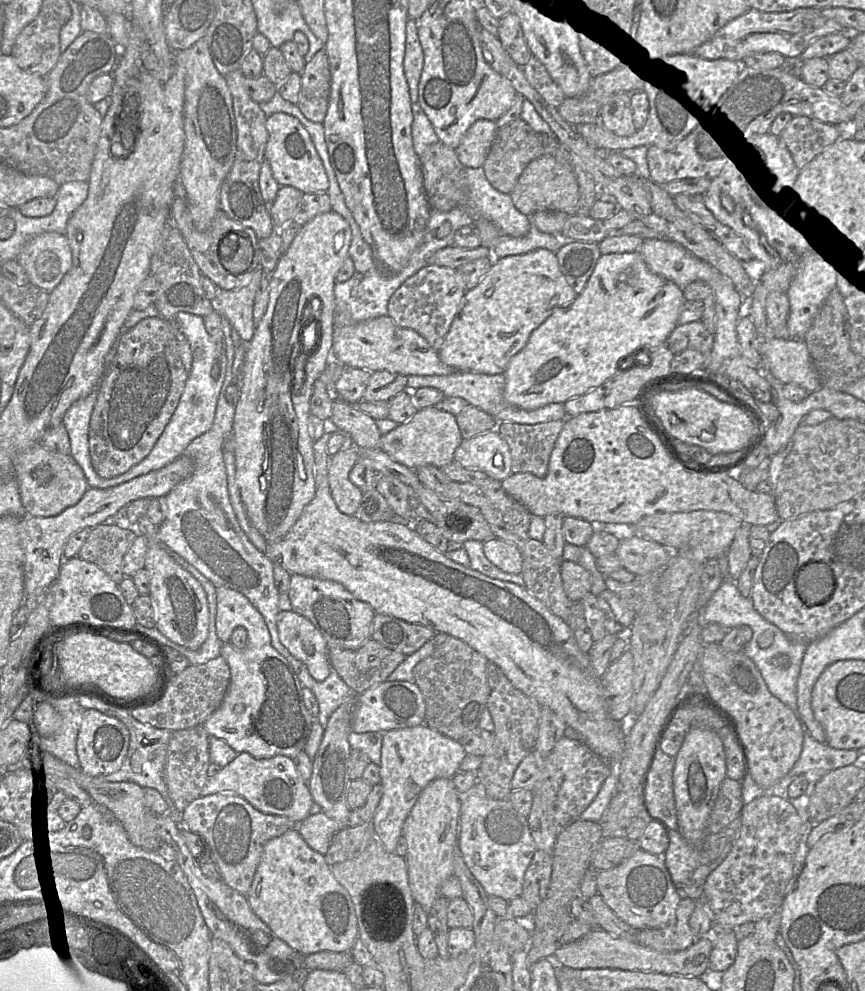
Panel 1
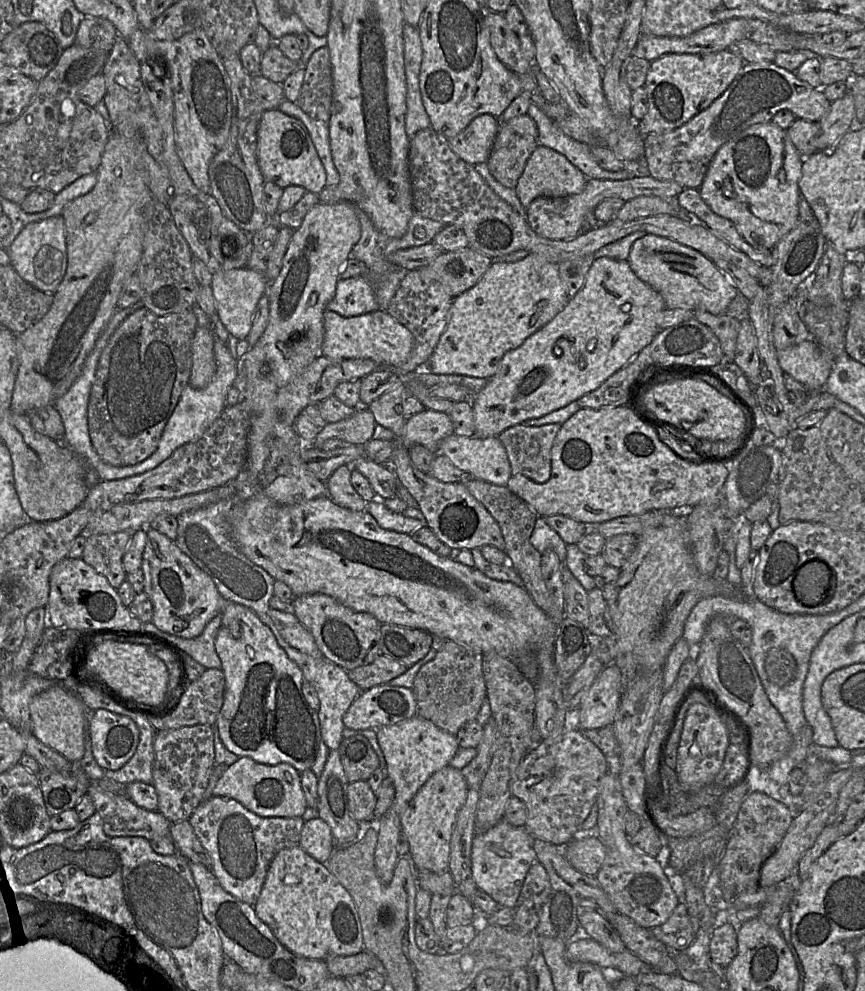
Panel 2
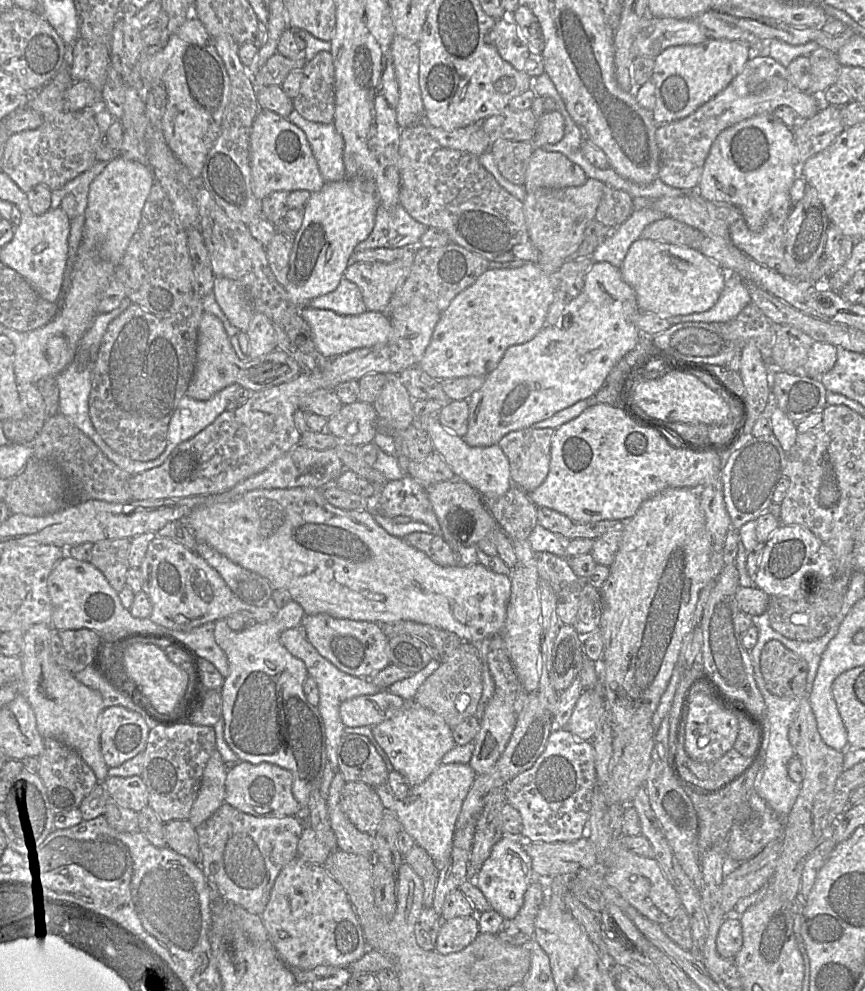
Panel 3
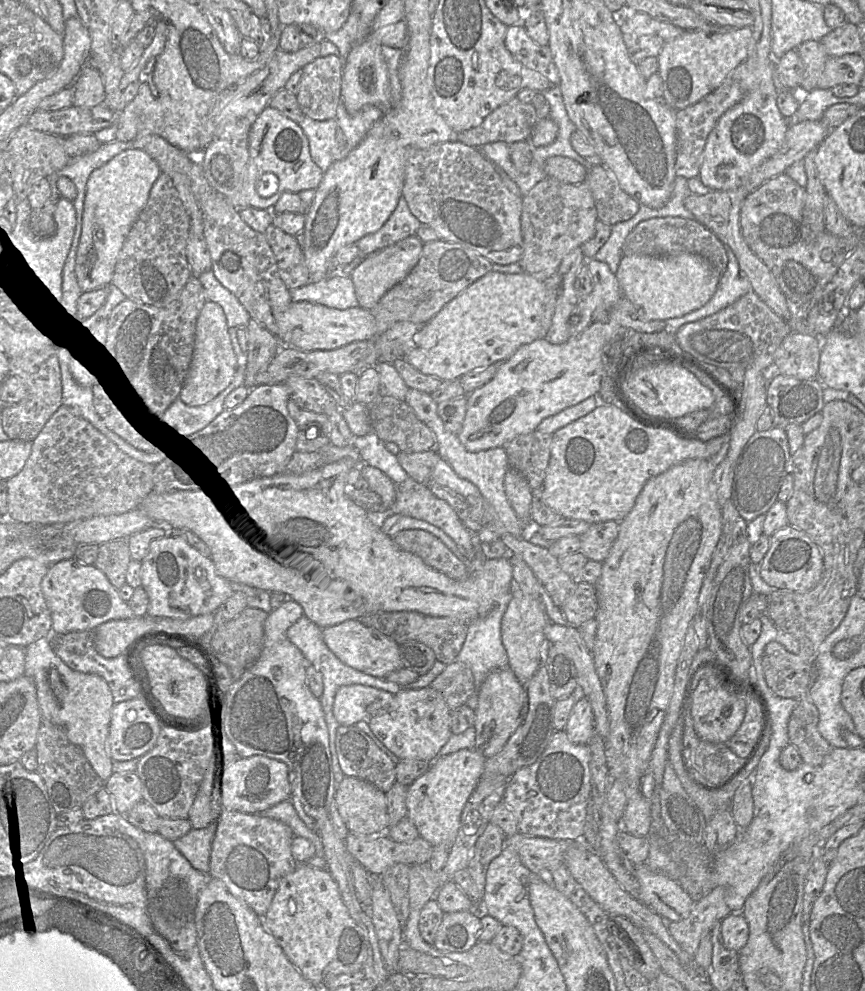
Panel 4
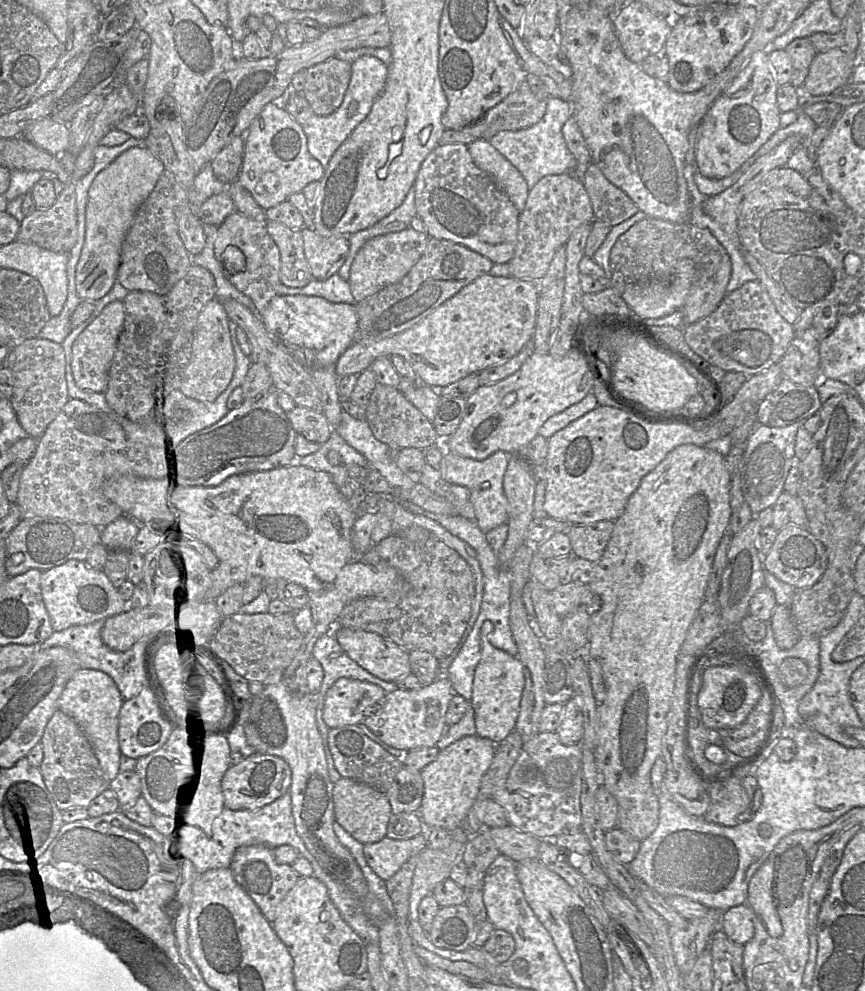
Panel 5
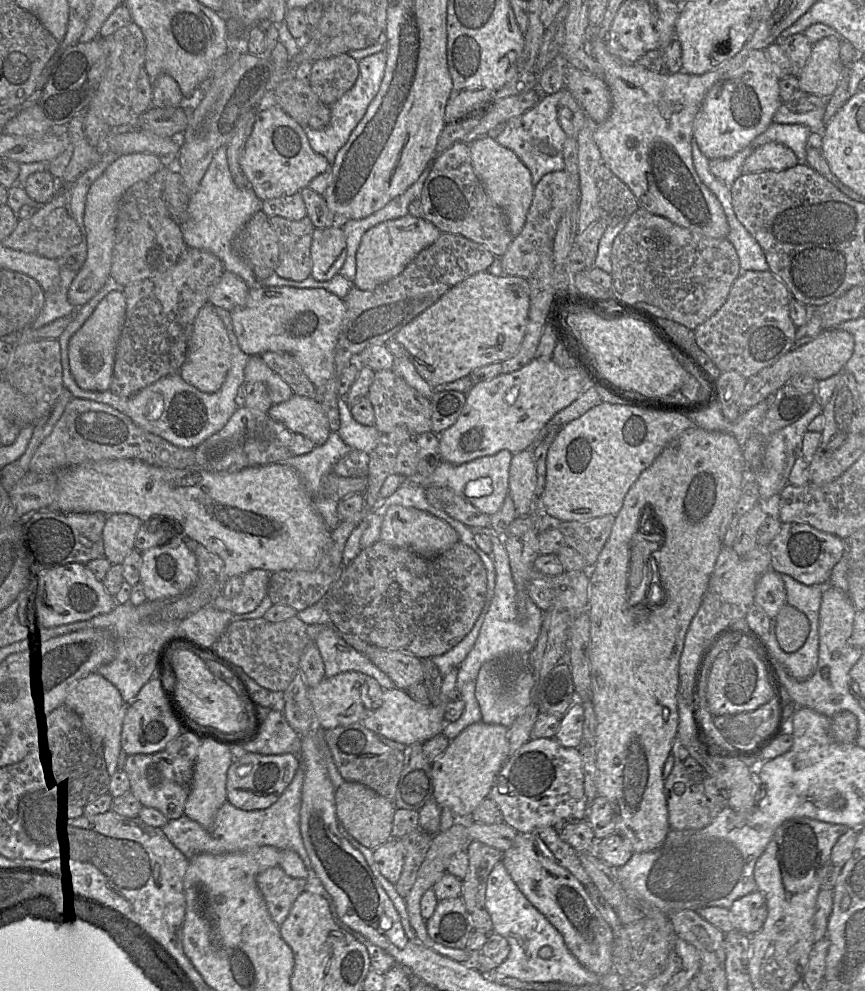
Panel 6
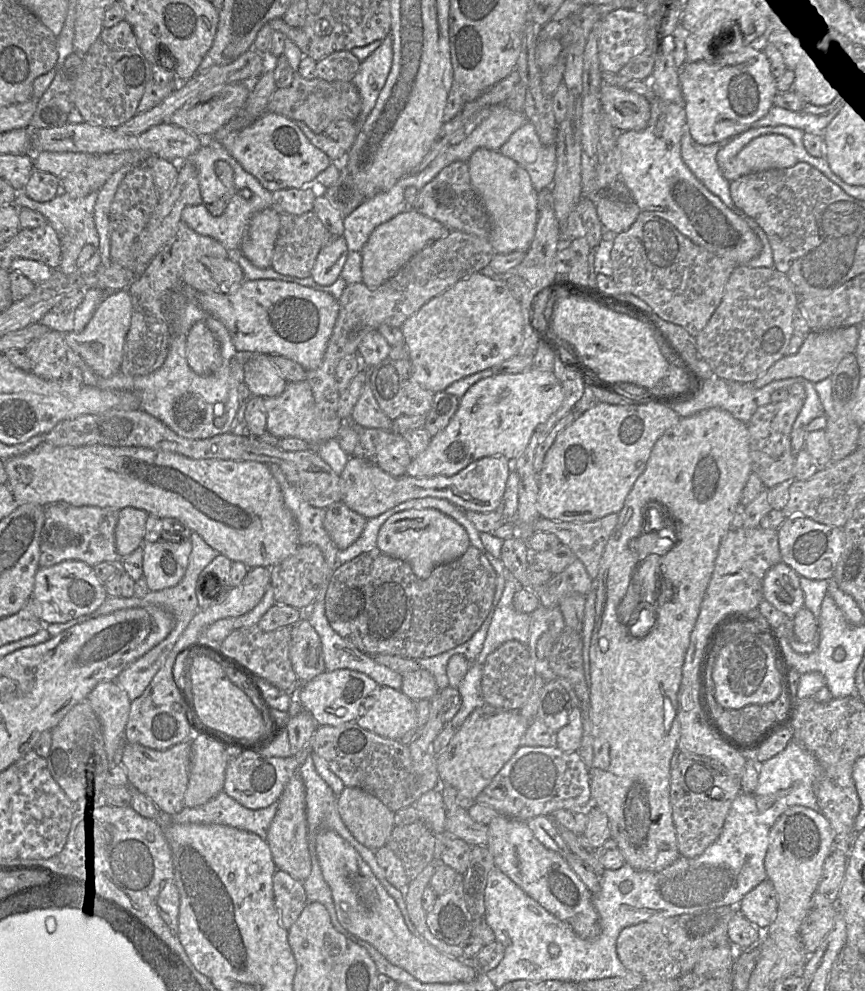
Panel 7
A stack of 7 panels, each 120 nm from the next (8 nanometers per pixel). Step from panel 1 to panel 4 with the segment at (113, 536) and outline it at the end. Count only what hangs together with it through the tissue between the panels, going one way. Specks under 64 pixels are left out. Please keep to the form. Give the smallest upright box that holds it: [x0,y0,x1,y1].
[94,539,130,590]

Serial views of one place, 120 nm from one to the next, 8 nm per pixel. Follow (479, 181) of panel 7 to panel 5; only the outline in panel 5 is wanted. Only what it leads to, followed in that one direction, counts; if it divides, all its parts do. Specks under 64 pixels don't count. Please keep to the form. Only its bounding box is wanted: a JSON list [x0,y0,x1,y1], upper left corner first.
[468,140,529,211]

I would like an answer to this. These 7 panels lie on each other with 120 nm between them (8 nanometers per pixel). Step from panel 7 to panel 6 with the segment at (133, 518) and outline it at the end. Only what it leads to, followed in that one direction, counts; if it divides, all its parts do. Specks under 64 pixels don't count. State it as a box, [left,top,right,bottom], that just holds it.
[102,513,144,564]

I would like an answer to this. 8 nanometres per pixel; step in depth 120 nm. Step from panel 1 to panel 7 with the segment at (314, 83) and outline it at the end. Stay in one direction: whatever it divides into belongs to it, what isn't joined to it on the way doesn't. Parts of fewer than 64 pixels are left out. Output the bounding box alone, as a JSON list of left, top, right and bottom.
[316,51,360,82]

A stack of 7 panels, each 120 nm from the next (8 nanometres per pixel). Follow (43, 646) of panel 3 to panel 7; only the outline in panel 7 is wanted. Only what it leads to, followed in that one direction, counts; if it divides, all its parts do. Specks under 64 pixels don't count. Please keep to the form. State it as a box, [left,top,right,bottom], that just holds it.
[86,681,131,761]

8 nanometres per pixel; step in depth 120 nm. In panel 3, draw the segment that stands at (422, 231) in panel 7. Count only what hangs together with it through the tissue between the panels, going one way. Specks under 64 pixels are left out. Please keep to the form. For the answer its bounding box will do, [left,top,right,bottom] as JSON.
[343,248,415,312]

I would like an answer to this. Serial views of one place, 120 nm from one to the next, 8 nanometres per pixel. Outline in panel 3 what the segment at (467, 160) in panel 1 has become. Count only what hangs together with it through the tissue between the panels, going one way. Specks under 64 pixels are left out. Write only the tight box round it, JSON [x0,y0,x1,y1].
[420,118,490,157]

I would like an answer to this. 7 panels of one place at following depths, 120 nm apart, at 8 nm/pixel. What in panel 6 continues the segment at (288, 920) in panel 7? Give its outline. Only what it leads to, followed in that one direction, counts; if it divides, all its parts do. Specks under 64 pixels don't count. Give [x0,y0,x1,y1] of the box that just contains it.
[256,865,306,926]

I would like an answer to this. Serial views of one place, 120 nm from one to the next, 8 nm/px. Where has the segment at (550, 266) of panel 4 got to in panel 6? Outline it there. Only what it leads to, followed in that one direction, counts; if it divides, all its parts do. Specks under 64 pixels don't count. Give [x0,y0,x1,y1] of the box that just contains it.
[500,171,576,278]

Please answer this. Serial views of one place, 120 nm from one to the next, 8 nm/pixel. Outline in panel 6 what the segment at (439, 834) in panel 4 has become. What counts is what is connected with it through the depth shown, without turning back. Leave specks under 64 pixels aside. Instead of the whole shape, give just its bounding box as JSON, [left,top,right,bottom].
[431,722,510,820]

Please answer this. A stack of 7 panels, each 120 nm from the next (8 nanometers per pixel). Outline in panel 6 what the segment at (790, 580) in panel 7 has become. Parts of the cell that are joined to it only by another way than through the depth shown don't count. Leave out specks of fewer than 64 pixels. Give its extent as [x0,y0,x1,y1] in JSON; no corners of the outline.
[754,569,787,619]

